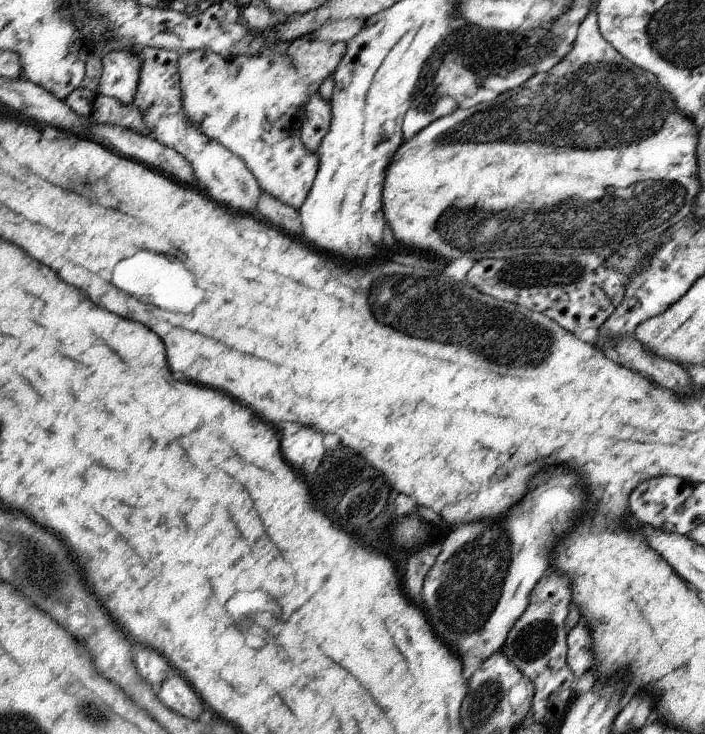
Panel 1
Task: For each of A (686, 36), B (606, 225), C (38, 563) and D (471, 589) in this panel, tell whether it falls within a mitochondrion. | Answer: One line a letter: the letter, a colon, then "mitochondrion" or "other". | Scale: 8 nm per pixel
A: mitochondrion
B: mitochondrion
C: mitochondrion
D: mitochondrion

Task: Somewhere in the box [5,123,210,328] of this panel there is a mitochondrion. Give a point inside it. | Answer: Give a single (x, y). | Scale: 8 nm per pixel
(66, 185)

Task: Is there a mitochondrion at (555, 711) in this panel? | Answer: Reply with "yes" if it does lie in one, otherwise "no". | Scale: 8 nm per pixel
no

